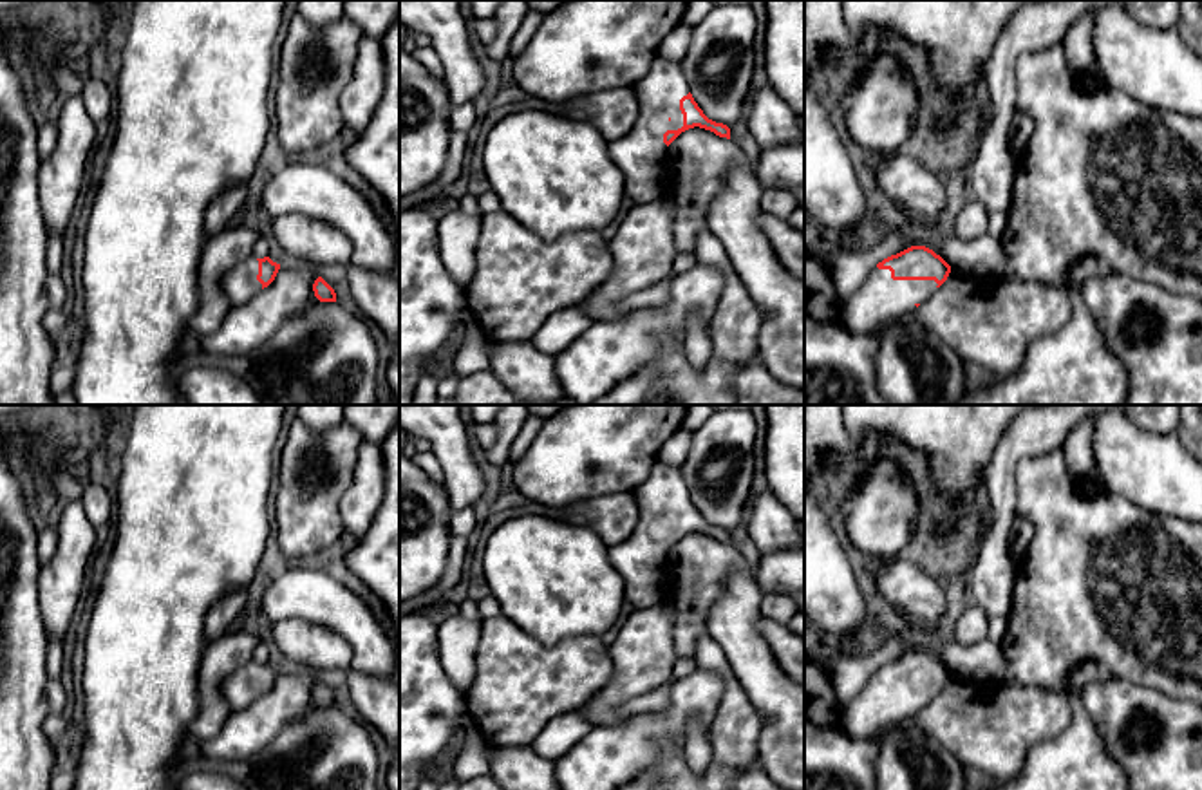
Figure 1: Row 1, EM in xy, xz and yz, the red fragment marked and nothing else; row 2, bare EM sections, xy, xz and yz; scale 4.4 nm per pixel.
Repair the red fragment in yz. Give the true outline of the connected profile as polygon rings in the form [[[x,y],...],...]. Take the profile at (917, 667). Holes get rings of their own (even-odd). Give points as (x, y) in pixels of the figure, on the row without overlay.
[[[911,651],[884,663],[844,709],[844,732],[853,739],[873,739],[886,723],[915,716],[949,678],[951,671],[925,651]]]

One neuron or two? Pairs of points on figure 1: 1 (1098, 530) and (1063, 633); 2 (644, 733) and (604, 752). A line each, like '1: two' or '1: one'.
1: one
2: one

